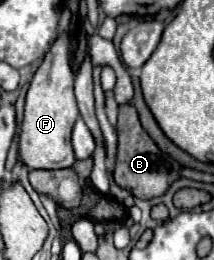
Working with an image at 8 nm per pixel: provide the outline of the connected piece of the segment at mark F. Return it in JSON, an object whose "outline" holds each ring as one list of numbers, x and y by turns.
{"outline":[[57,38,45,60,37,68,25,98,25,114,19,134,19,162,29,170,61,170,75,164,71,148,71,128,77,120,77,102,74,94,74,72,69,64,69,38]]}

